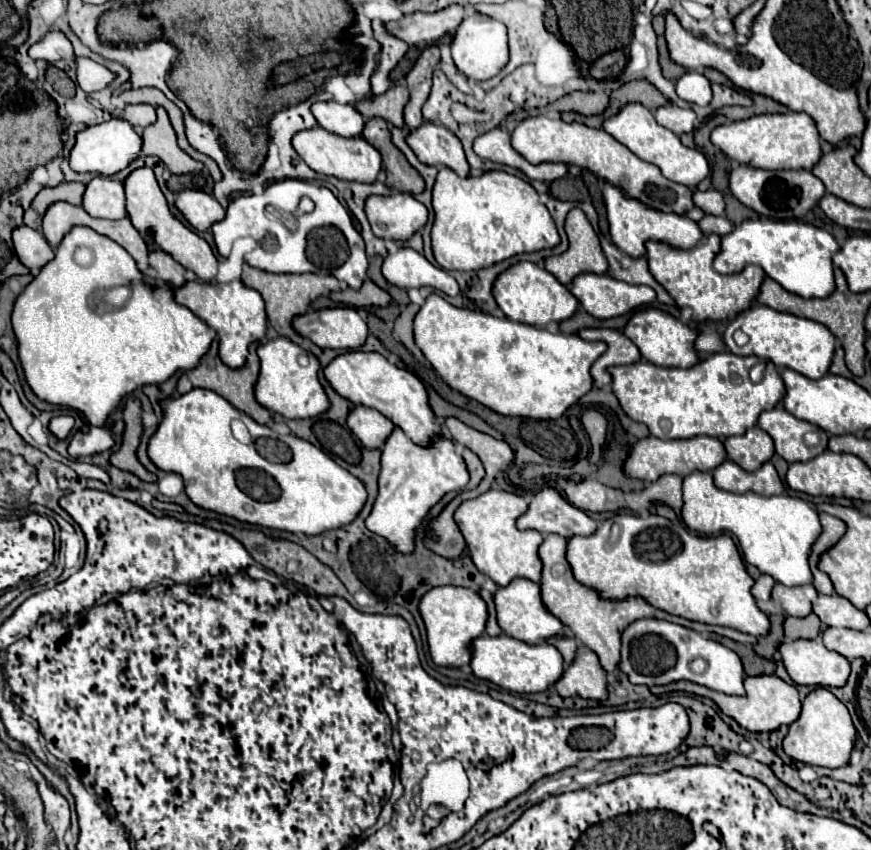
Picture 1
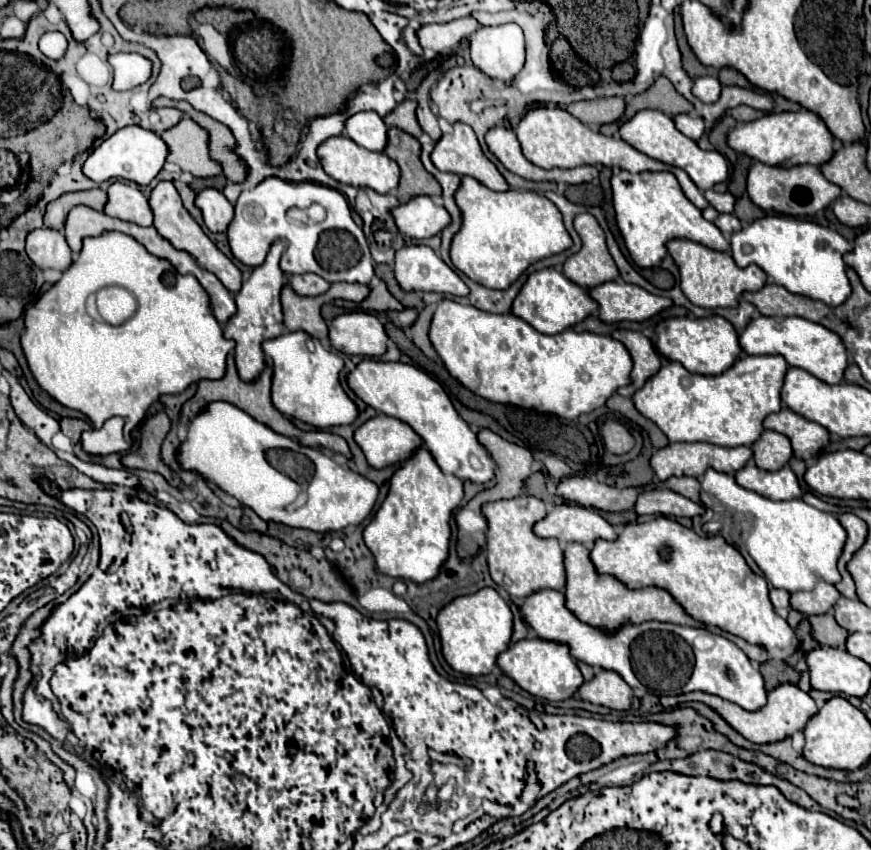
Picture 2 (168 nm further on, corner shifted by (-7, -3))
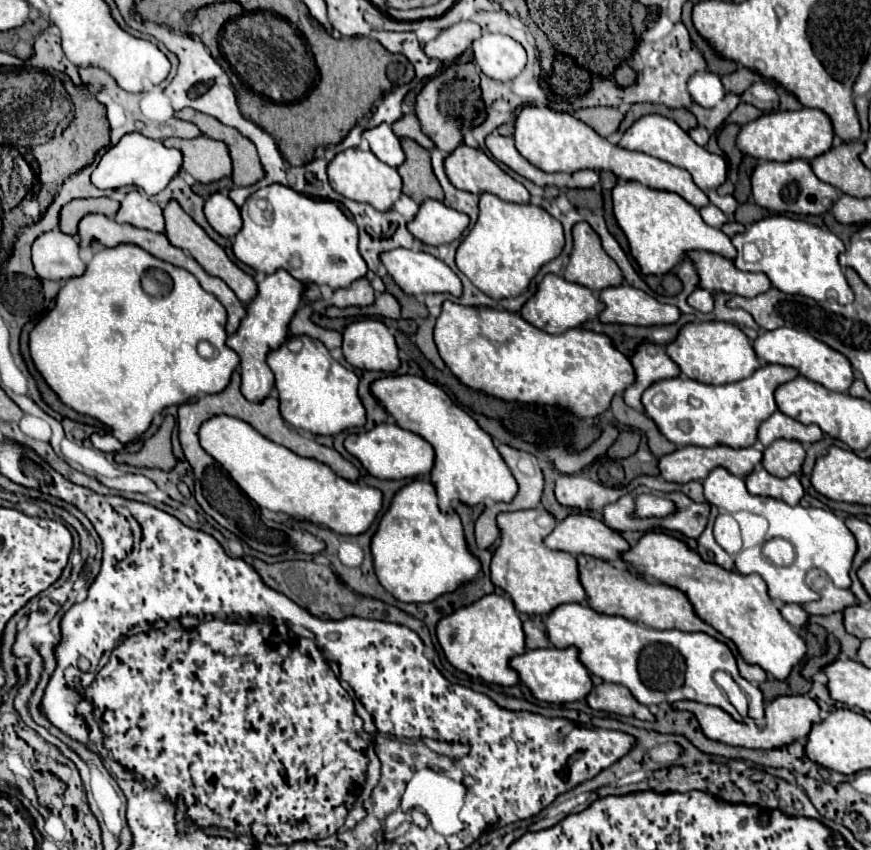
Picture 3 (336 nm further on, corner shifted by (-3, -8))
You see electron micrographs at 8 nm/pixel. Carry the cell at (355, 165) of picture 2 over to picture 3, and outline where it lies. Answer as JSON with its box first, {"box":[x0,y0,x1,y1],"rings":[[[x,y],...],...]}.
{"box":[328,148,402,210],"rings":[[[350,148],[336,154],[334,160],[328,164],[328,180],[330,186],[344,198],[372,204],[376,210],[390,210],[402,196],[402,178],[398,176],[396,168],[380,162],[370,150]]]}

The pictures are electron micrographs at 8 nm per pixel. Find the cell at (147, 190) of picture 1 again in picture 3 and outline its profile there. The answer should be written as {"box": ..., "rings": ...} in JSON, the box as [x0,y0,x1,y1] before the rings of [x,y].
{"box":[164,198,256,304],"rings":[[[174,198],[168,200],[166,206],[164,206],[164,220],[166,220],[166,230],[164,230],[164,234],[166,234],[166,238],[170,240],[172,246],[176,246],[176,248],[180,248],[180,250],[188,250],[190,256],[192,256],[210,276],[222,278],[222,280],[228,284],[228,288],[236,294],[236,298],[238,298],[240,302],[248,304],[248,302],[254,298],[254,294],[256,294],[256,282],[254,282],[254,278],[250,278],[246,272],[242,272],[242,270],[226,256],[226,252],[182,210],[182,206],[180,206]]]}

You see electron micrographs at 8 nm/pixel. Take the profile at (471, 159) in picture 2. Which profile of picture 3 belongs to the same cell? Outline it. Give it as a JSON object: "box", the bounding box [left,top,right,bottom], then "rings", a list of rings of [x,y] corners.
{"box":[444,144,530,204],"rings":[[[460,144],[452,154],[448,154],[448,156],[444,158],[444,170],[446,170],[448,180],[450,180],[456,188],[466,190],[466,192],[472,192],[472,194],[492,192],[492,194],[496,194],[498,198],[506,200],[506,202],[518,202],[518,204],[526,204],[528,198],[530,198],[528,190],[526,190],[520,182],[516,182],[514,178],[510,178],[506,172],[502,172],[494,160],[490,160],[482,150],[470,148],[470,146],[466,146],[466,144]]]}

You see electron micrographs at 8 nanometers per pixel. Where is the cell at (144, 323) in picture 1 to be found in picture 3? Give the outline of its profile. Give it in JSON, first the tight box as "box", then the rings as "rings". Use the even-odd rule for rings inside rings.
{"box":[30,244,238,444],"rings":[[[118,244],[98,250],[86,264],[86,272],[60,288],[54,308],[30,332],[30,356],[46,384],[68,408],[100,420],[122,444],[130,444],[148,430],[156,412],[196,396],[222,392],[228,386],[238,354],[226,346],[224,324],[224,306],[188,270],[158,260],[140,246]],[[148,270],[158,274],[158,296],[146,294],[142,286]]]}

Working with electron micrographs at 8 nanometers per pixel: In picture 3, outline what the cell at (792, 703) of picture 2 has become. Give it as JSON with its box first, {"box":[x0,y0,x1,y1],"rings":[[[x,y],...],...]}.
{"box":[672,696,820,750],"rings":[[[778,696],[770,704],[766,704],[766,714],[764,714],[764,726],[762,728],[750,728],[744,726],[742,722],[736,722],[726,714],[724,710],[718,710],[718,706],[706,706],[700,702],[676,702],[672,704],[676,710],[690,710],[698,722],[702,732],[718,742],[730,744],[730,746],[740,746],[740,748],[762,748],[762,750],[772,750],[772,748],[782,748],[792,744],[798,738],[806,738],[810,732],[810,726],[820,722],[820,708],[818,704],[808,698],[808,696]]]}

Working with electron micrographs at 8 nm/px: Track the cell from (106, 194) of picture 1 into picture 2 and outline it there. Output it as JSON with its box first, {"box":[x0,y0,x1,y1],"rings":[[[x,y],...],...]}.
{"box":[104,181,154,227],"rings":[[[116,181],[114,185],[110,185],[104,213],[122,221],[132,221],[142,227],[150,227],[154,221],[148,199],[142,195],[138,185],[126,181]]]}

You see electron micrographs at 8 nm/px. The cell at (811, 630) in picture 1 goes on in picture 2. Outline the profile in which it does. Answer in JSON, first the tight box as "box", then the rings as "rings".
{"box":[808,613,850,647],"rings":[[[824,613],[824,615],[812,615],[808,617],[808,621],[812,623],[812,635],[820,645],[830,645],[830,647],[844,647],[846,645],[846,637],[850,633],[846,633],[846,629],[842,629],[832,613]]]}

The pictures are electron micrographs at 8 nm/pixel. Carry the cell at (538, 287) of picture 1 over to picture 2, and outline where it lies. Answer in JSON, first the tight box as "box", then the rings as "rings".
{"box":[512,267,598,335],"rings":[[[552,267],[530,273],[528,281],[520,289],[520,293],[512,305],[514,315],[518,315],[526,323],[530,323],[536,331],[546,333],[546,335],[560,333],[572,325],[580,323],[582,319],[586,319],[596,309],[598,309],[598,303],[590,297],[590,293],[584,287],[572,283],[570,279],[566,279],[562,273],[558,273]]]}

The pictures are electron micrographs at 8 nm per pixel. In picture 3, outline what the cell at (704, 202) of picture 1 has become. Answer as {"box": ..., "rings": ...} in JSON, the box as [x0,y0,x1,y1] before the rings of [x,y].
{"box":[706,190,738,220],"rings":[[[708,190],[706,196],[710,198],[710,202],[712,202],[716,208],[720,208],[720,210],[728,216],[728,220],[732,220],[734,210],[736,210],[736,204],[738,204],[732,196],[718,196],[716,190]]]}

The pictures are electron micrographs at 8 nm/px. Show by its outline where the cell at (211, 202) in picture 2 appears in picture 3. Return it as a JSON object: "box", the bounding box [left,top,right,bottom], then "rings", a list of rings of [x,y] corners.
{"box":[204,192,242,238],"rings":[[[220,192],[212,194],[206,200],[204,214],[208,218],[208,224],[224,238],[234,236],[242,226],[238,206],[234,202],[230,202],[230,198],[226,194],[220,194]]]}

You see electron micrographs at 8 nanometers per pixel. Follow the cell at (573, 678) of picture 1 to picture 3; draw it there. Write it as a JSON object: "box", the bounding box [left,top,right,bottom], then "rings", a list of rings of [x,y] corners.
{"box":[586,682,655,721],"rings":[[[602,682],[600,686],[596,686],[588,694],[586,702],[594,710],[622,714],[622,716],[634,717],[642,721],[655,720],[655,716],[649,711],[648,707],[638,702],[630,694],[630,690],[626,690],[626,686],[620,686],[620,684]]]}

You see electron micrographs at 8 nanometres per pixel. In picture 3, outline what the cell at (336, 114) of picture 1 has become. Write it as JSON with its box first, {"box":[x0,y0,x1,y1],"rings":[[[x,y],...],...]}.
{"box":[362,124,404,166],"rings":[[[380,124],[376,128],[364,130],[362,138],[370,142],[370,150],[388,166],[400,166],[404,162],[404,152],[400,140],[394,136],[390,124]]]}

